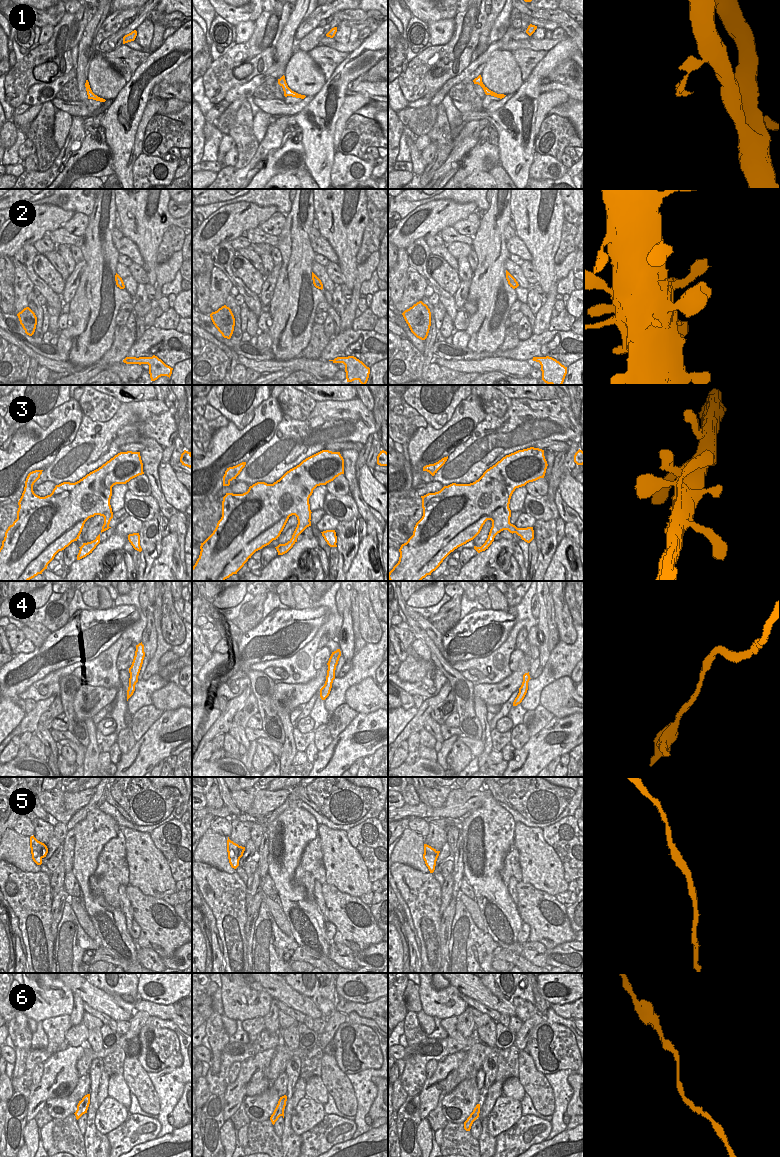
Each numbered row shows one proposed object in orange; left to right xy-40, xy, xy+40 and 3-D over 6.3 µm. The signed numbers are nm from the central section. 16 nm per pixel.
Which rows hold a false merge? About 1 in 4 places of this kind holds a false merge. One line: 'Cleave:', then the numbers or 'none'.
Cleave: none

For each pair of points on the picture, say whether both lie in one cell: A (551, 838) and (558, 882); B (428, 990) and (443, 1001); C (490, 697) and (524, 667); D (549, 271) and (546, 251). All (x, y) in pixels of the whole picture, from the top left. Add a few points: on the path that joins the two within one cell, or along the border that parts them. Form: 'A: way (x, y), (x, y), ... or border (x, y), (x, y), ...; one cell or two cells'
A: border (542, 829), (543, 839), (554, 850), (564, 869); two cells
B: way (432, 994), (439, 1001); one cell
C: way (500, 693), (507, 689), (516, 677); one cell
D: way (546, 266), (546, 256); one cell

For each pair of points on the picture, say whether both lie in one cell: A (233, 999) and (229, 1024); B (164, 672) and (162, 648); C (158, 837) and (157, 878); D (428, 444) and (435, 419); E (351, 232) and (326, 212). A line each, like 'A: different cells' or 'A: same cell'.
A: different cells
B: same cell
C: different cells
D: different cells
E: same cell

